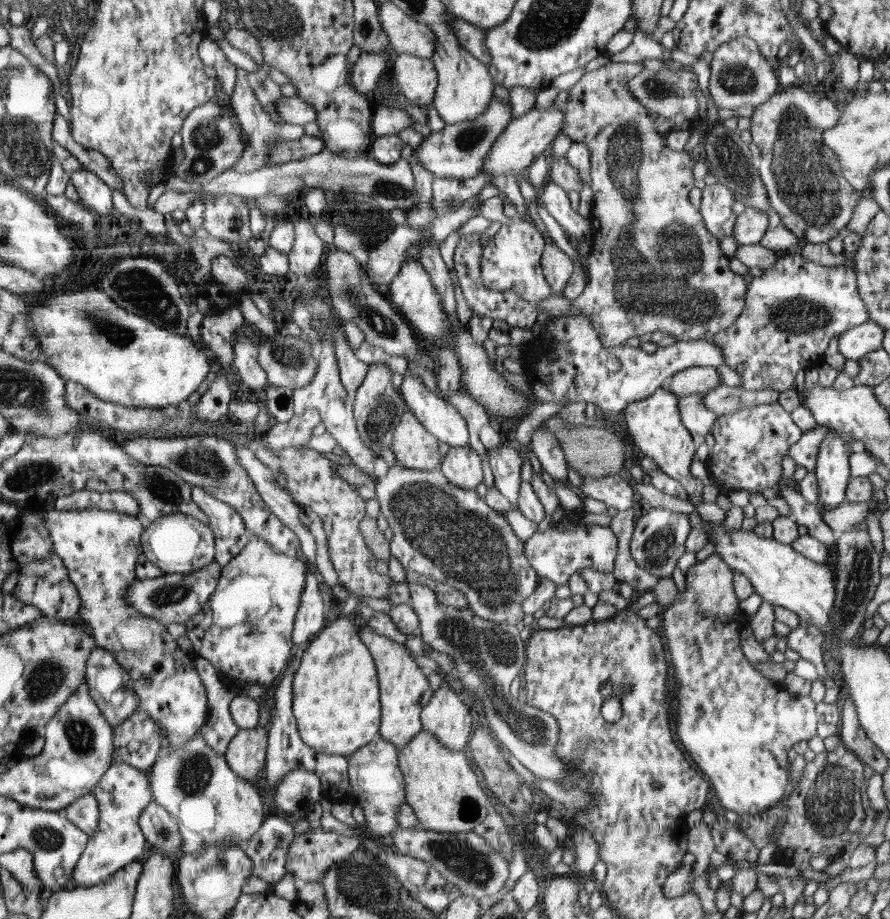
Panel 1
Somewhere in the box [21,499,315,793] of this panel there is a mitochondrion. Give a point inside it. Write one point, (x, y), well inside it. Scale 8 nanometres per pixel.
(80, 735)

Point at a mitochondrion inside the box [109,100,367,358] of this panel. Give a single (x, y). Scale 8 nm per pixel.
(156, 302)

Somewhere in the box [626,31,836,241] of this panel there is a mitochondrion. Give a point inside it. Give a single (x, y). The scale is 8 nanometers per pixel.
(732, 162)

